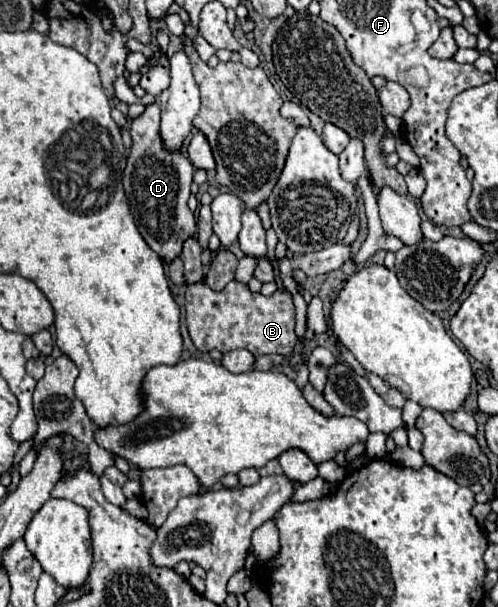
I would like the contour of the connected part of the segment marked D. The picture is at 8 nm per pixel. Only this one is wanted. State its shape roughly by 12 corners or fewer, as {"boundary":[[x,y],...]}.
{"boundary":[[158,103],[132,119],[124,189],[166,263],[196,233],[192,163],[162,147]]}

